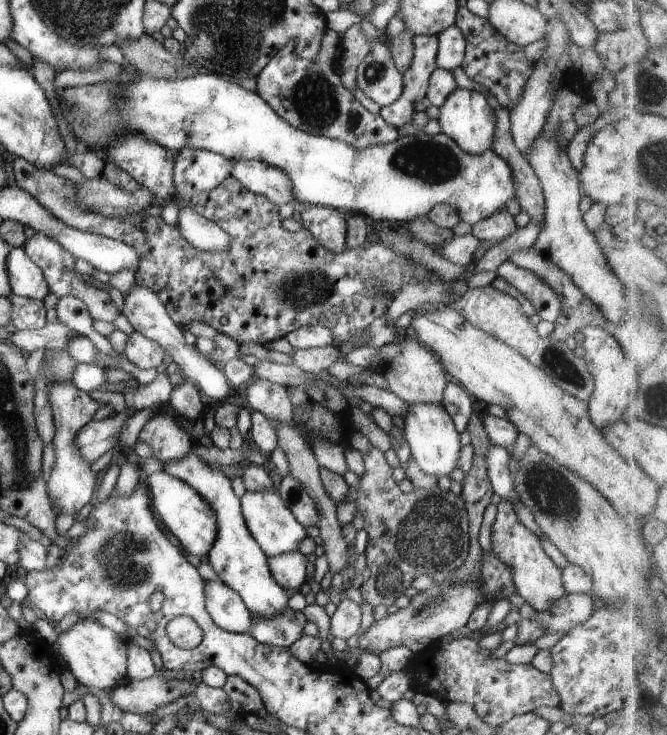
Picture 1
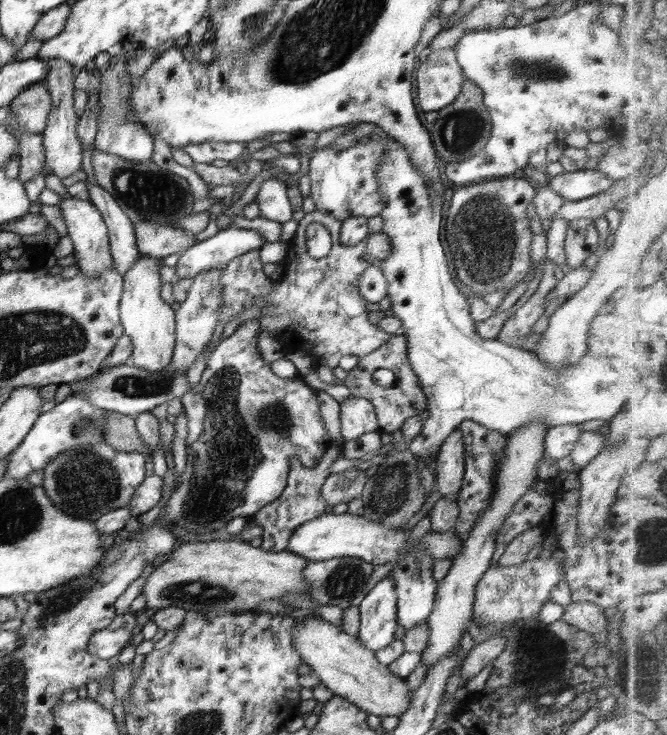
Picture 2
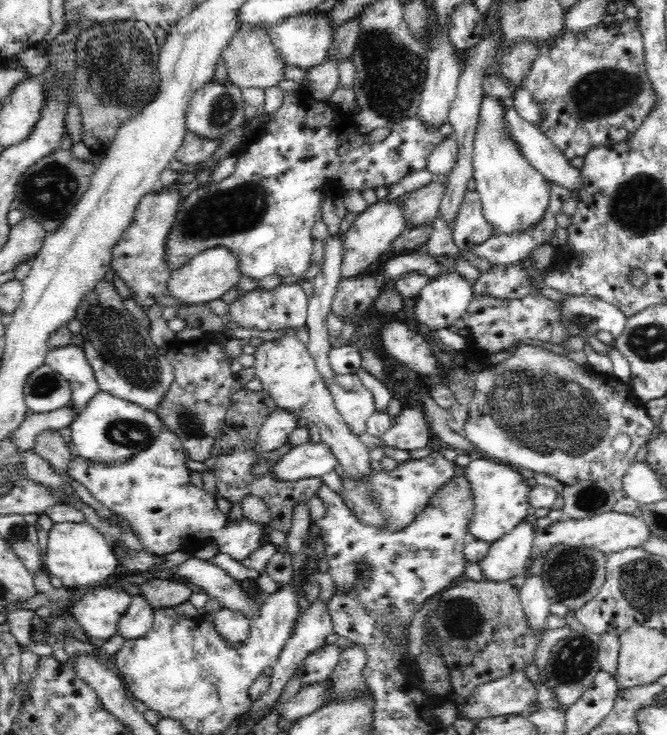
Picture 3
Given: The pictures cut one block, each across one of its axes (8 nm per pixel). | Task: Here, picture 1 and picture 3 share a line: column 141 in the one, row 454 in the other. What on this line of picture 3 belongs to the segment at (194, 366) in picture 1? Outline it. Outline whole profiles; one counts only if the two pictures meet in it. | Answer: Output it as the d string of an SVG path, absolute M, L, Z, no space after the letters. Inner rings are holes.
M309 440L291 448L286 456L277 460L269 473L276 480L292 482L321 477L334 470L336 463L337 458L326 444Z

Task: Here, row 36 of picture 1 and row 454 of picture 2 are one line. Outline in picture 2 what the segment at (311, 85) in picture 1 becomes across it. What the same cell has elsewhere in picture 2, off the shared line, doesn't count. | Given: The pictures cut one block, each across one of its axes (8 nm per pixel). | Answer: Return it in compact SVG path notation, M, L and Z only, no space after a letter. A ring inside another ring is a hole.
M331 444L320 457L319 463L314 468L306 468L300 461L292 457L289 460L287 483L282 494L256 514L253 514L255 524L262 526L263 538L260 548L266 552L283 552L288 547L292 533L301 524L314 520L326 512L327 502L322 496L321 488L325 480L331 475L330 467L342 456L341 449L336 444Z

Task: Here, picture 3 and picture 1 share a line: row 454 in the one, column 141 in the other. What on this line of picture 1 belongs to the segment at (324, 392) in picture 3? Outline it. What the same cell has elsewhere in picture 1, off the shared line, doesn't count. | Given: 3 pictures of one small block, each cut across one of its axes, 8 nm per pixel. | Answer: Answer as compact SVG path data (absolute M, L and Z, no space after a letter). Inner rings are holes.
M138 331L128 336L124 356L137 368L158 368L166 356L164 348Z

